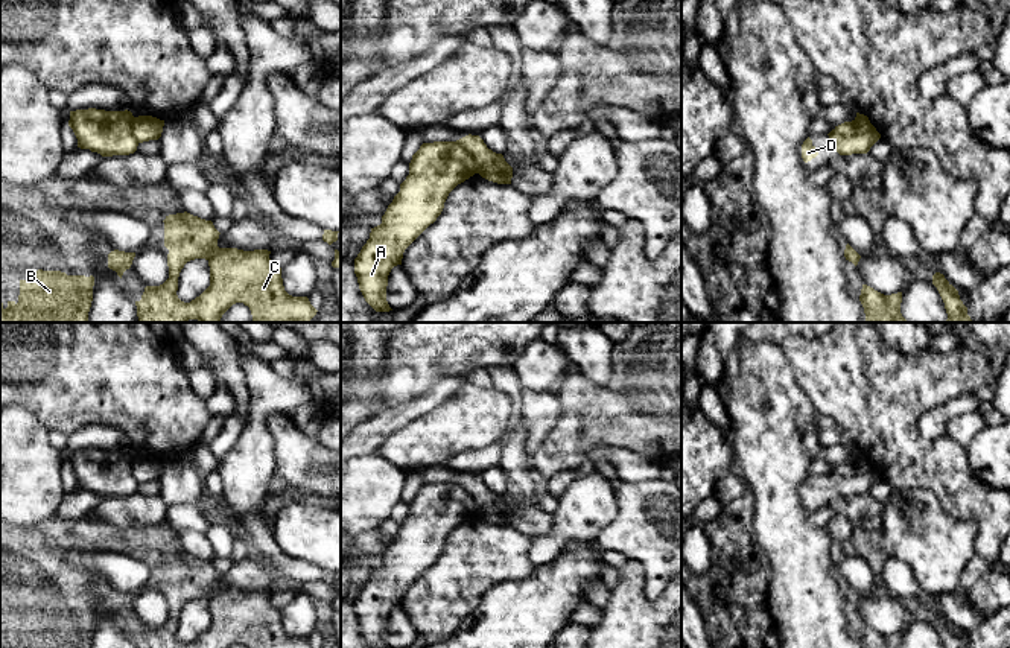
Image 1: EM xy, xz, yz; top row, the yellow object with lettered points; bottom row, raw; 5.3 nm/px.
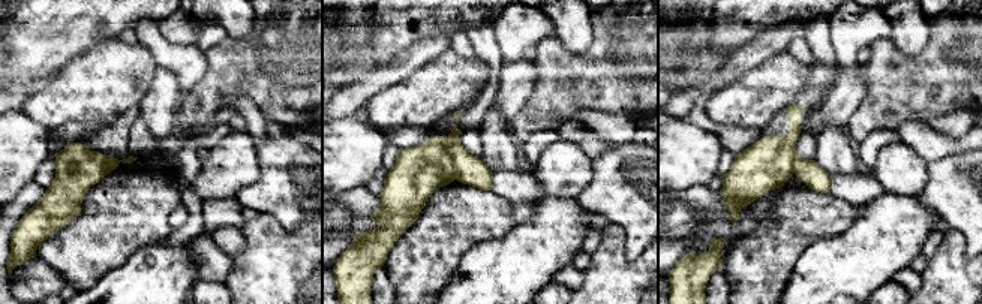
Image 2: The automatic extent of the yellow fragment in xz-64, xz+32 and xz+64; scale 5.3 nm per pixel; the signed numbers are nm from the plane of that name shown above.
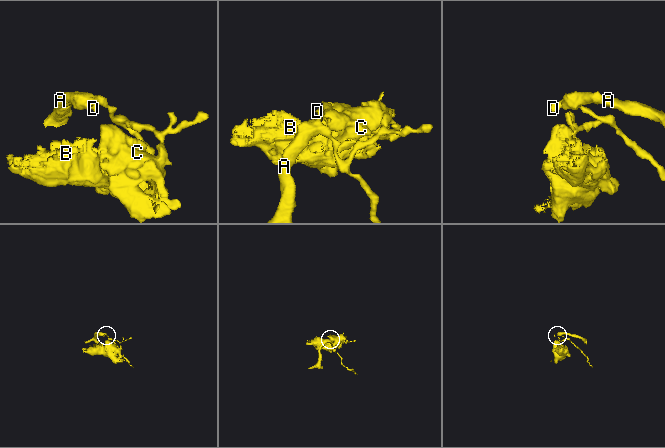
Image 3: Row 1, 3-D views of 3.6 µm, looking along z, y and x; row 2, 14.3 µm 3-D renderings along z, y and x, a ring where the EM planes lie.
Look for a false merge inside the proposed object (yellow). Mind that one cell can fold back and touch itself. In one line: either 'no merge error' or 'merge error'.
merge error

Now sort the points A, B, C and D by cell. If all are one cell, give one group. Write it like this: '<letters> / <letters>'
A D / B C

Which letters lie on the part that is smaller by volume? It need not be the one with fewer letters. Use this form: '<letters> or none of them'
A, D

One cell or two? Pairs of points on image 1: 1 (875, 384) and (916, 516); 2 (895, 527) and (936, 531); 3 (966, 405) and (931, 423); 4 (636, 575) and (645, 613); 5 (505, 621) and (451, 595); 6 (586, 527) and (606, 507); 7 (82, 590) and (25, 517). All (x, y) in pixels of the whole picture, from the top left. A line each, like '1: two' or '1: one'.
1: two
2: one
3: one
4: one
5: two
6: one
7: two

